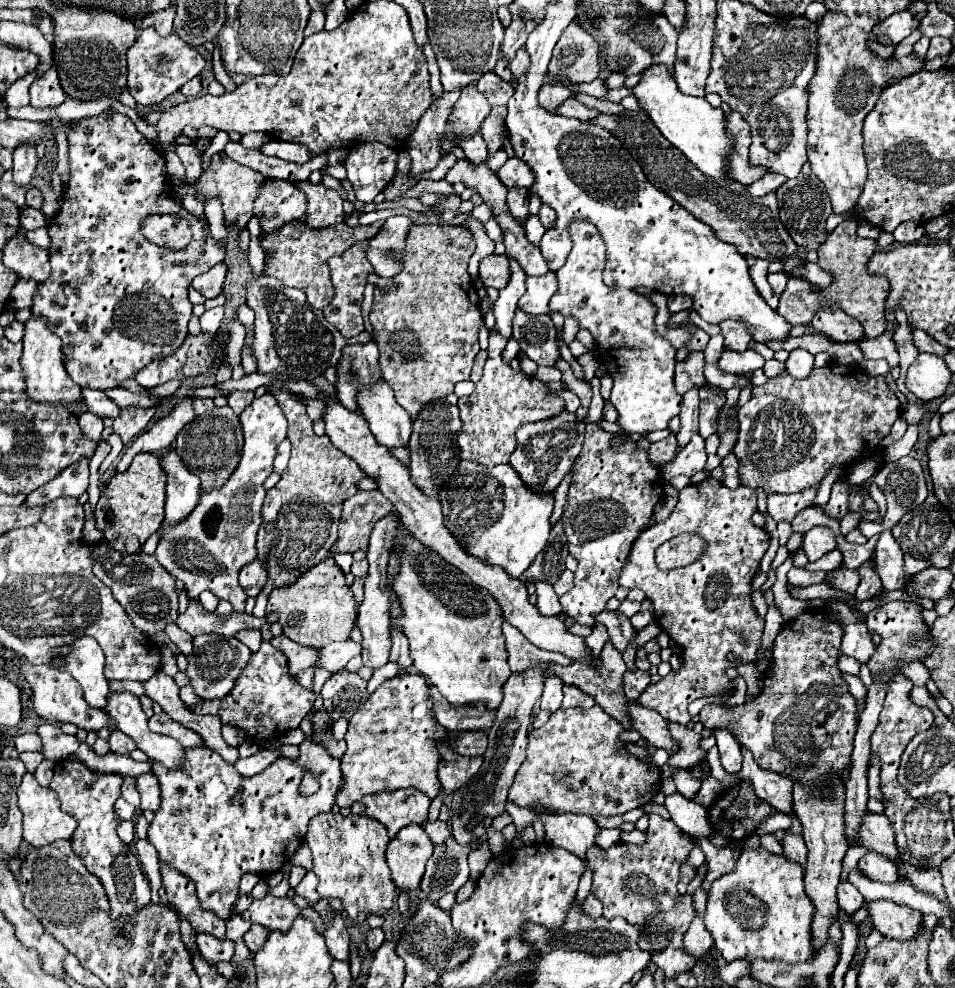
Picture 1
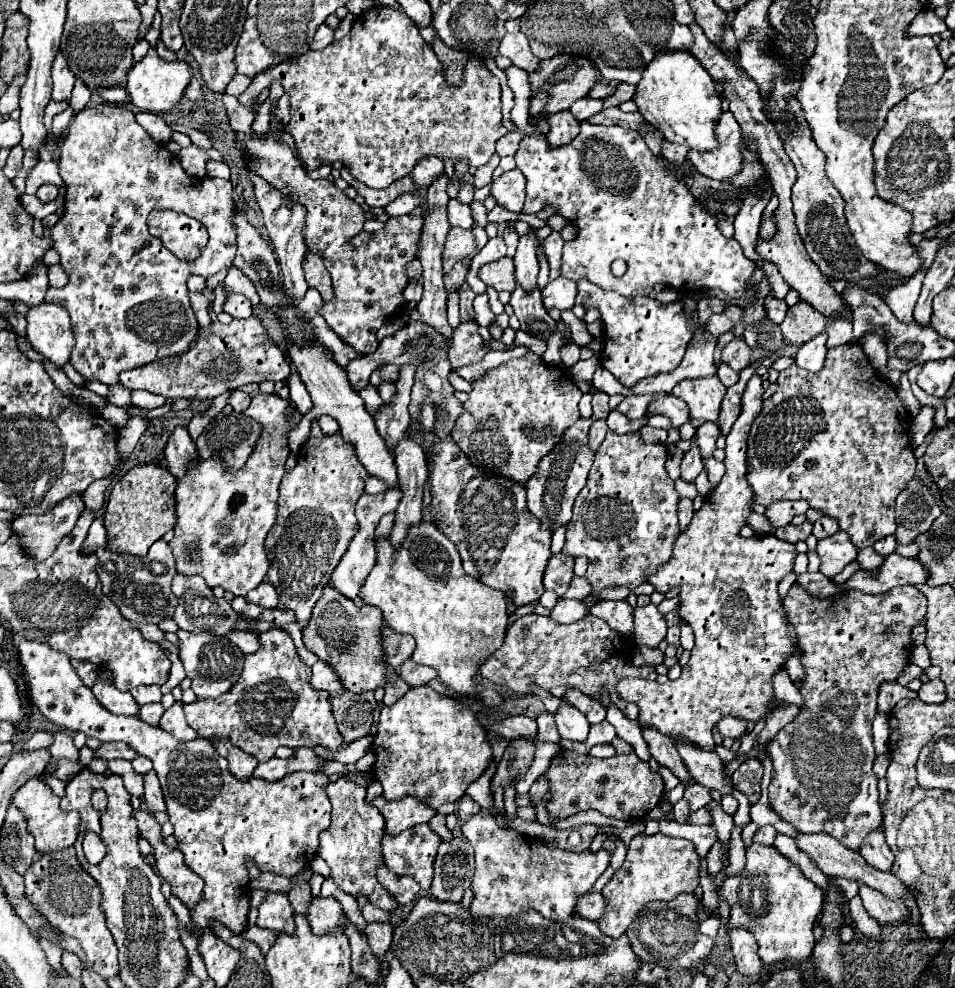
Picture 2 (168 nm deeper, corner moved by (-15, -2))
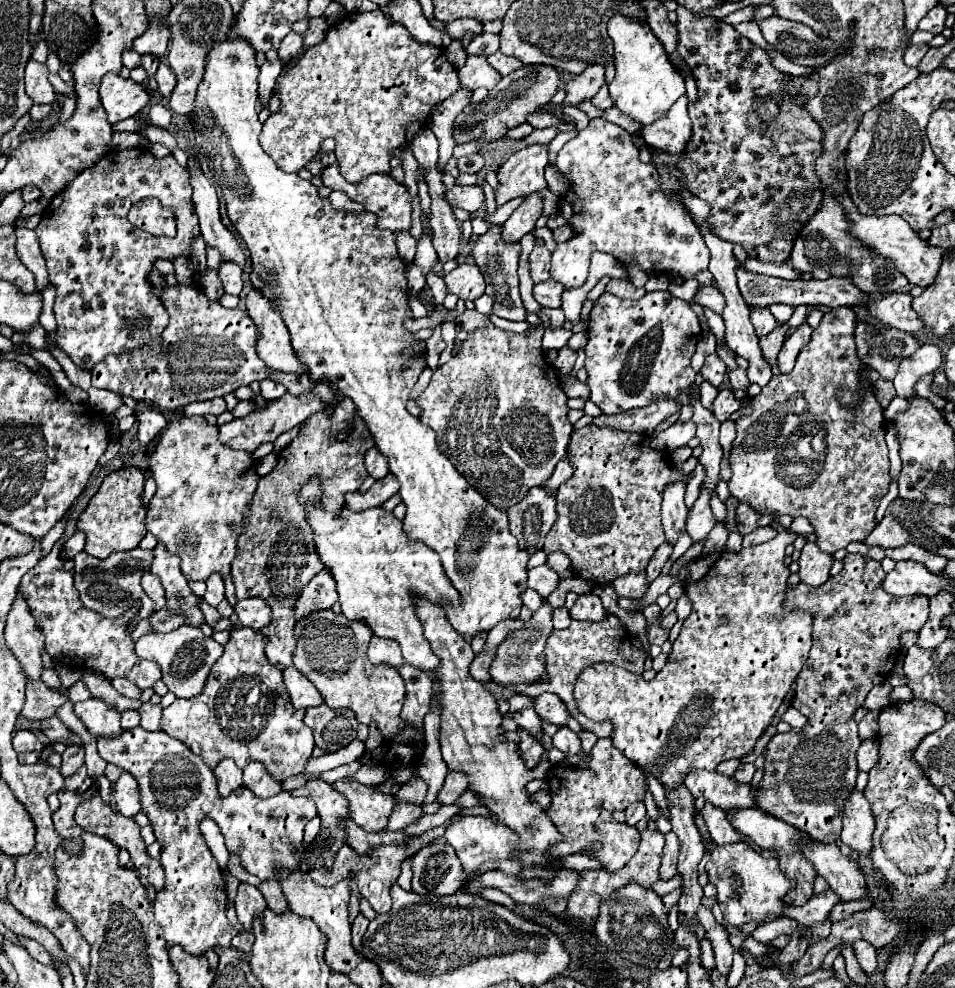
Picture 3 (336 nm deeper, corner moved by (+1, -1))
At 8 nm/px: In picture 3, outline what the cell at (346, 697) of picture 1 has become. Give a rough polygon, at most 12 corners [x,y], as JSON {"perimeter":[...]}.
{"perimeter":[[350,709],[306,711],[316,747],[338,751],[356,739]]}

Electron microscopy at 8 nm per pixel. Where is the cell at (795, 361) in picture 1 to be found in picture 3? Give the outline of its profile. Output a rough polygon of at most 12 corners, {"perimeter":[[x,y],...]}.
{"perimeter":[[808,323],[792,329],[778,353],[782,373],[792,371],[800,349],[810,339]]}

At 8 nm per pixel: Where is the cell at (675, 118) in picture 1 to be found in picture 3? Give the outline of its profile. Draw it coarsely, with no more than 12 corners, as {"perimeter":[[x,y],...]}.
{"perimeter":[[608,19],[614,105],[642,125],[686,93],[648,25]]}

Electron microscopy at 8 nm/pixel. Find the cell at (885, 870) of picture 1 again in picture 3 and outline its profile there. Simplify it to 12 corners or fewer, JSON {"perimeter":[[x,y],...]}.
{"perimeter":[[862,791],[844,805],[840,839],[870,855],[874,815]]}

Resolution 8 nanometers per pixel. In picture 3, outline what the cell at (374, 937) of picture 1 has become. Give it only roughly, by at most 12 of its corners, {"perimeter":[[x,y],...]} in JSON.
{"perimeter":[[360,913],[352,925],[352,945],[360,949],[368,919]]}

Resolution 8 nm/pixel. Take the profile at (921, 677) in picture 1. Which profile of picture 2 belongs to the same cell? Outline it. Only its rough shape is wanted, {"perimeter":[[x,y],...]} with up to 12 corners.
{"perimeter":[[916,664],[902,670],[898,682],[908,686],[914,678],[922,678],[924,670]]}

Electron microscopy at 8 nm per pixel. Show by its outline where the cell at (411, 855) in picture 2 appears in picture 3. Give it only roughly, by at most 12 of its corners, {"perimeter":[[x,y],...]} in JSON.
{"perimeter":[[352,819],[344,821],[348,841],[360,855],[380,843],[404,843],[402,831],[366,833]]}

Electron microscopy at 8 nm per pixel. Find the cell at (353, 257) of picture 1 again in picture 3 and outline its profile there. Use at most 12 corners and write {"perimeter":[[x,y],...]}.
{"perimeter":[[256,51],[190,121],[310,379],[356,405],[440,555],[462,637],[518,619],[528,553],[406,411],[406,263],[258,143]]}

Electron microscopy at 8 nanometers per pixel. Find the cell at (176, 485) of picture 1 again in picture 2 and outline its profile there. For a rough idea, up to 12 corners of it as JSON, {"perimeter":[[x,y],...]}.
{"perimeter":[[176,428],[164,464],[176,476],[196,466],[198,452],[186,428]]}

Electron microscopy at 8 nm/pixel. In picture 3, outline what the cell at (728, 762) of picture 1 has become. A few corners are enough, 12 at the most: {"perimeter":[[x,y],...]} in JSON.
{"perimeter":[[746,763],[732,779],[738,783],[750,783],[756,767]]}

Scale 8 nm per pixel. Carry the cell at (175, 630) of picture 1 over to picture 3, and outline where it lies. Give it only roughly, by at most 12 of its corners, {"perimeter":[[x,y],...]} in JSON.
{"perimeter":[[147,571],[141,585],[156,610],[165,606],[165,591],[158,577]]}

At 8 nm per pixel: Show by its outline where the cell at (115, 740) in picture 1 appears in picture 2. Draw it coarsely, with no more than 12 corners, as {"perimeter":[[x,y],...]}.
{"perimeter":[[104,742],[96,756],[134,760],[136,750],[124,742]]}

